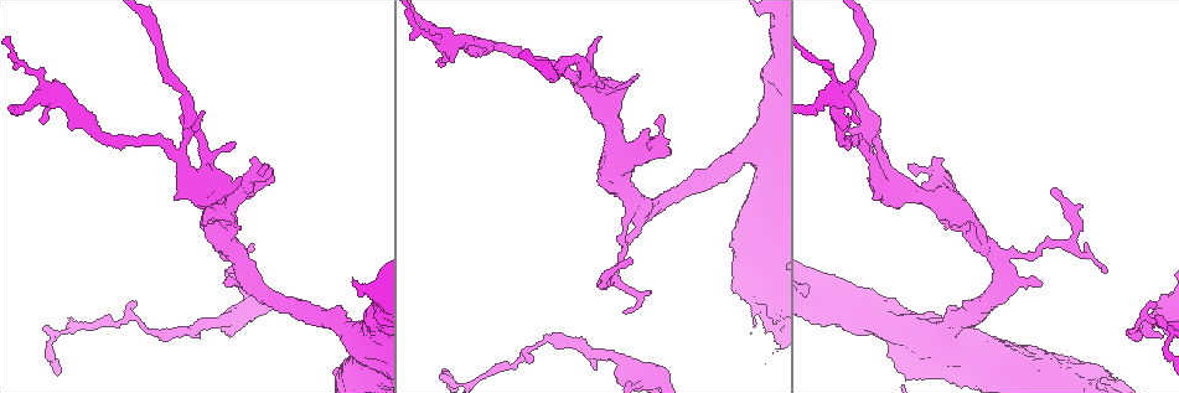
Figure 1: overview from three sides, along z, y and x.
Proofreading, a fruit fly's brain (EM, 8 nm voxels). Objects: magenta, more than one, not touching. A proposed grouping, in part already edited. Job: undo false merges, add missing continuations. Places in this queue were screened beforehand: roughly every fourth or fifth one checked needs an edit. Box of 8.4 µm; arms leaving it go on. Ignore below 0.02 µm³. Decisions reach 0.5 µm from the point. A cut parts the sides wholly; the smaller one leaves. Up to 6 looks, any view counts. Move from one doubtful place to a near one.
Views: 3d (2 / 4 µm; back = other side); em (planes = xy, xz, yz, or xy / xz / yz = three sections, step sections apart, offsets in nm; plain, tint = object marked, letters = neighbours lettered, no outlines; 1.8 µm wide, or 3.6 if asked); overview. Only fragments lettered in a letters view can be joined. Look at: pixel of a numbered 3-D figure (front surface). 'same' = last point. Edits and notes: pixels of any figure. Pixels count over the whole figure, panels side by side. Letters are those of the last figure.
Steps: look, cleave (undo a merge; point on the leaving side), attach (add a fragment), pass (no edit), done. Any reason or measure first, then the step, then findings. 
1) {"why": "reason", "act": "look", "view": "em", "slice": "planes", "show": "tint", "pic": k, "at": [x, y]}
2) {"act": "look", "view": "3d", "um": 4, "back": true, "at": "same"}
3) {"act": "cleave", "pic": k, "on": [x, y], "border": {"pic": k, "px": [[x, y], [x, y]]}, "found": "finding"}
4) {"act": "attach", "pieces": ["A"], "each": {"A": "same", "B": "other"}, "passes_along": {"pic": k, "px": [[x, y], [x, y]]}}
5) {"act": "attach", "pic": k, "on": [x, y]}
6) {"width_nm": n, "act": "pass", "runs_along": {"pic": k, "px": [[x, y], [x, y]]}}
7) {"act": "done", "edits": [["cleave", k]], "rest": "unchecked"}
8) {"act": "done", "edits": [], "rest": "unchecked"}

{"why": "thin end", "act": "look", "view": "3d", "um": 4, "pic": 1, "at": [201, 112]}

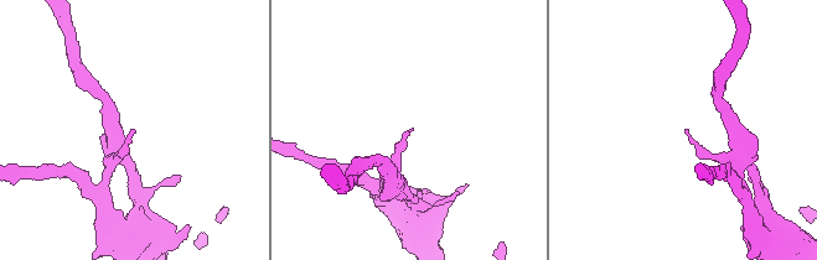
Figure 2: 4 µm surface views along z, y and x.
{"why": "shape alone is not enough", "act": "look", "view": "em", "slice": "planes", "show": "letters", "pic": 2, "at": [687, 132]}

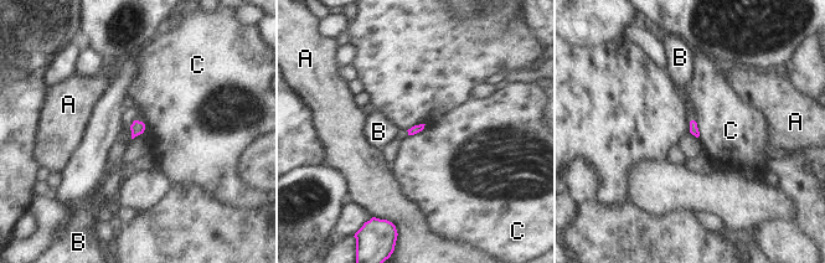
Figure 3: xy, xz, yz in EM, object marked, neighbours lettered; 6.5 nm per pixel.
{"longest_contact_nm": ["C", 140], "act": "pass", "each": {"A": "other", "B": "other", "C": "other"}, "border": {"pic": 3, "px": [[426, 124], [421, 130], [408, 135]]}, "found": "none of them fits"}

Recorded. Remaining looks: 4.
{"act": "look", "view": "3d", "um": 4, "back": true, "pic": 1, "at": [945, 342]}

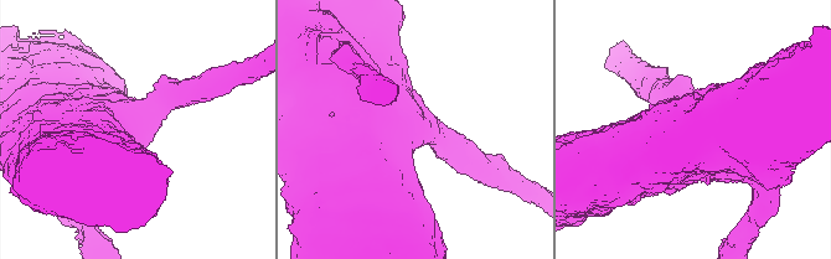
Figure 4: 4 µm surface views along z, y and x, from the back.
{"why": "shape alone is not enough", "act": "look", "view": "em", "um": 3.6, "slice": "yz", "step": 16, "show": "tint", "pic": 4, "at": [125, 123]}

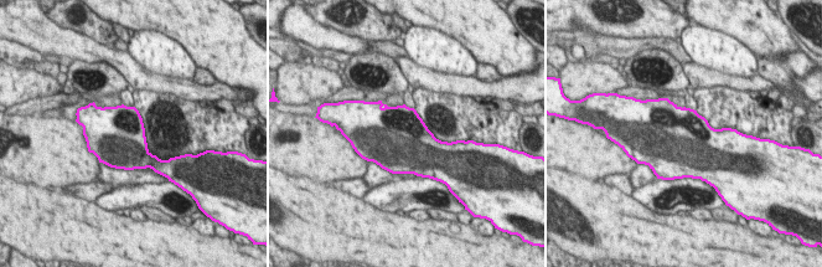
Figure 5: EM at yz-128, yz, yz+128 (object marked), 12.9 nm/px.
{"why": "another direction", "act": "look", "view": "em", "um": 3.6, "slice": "planes", "show": "letters", "at": "same"}

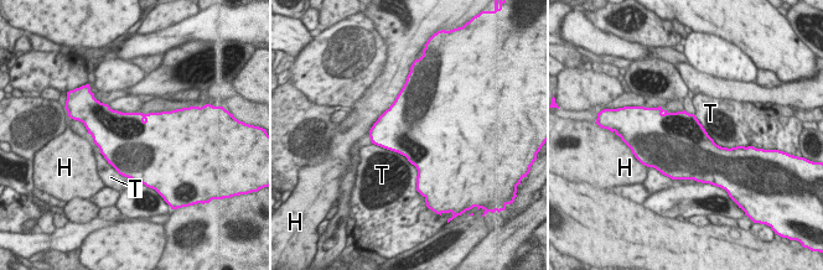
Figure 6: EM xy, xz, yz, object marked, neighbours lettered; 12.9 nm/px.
{"act": "pass", "each": {"H": "other", "T": "other"}, "border": {"pic": 6, "px": [[372, 143], [402, 154], [417, 180]]}, "found": "all the same neuron"}

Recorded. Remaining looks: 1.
{"act": "done", "edits": [], "rest": "unchecked"}

